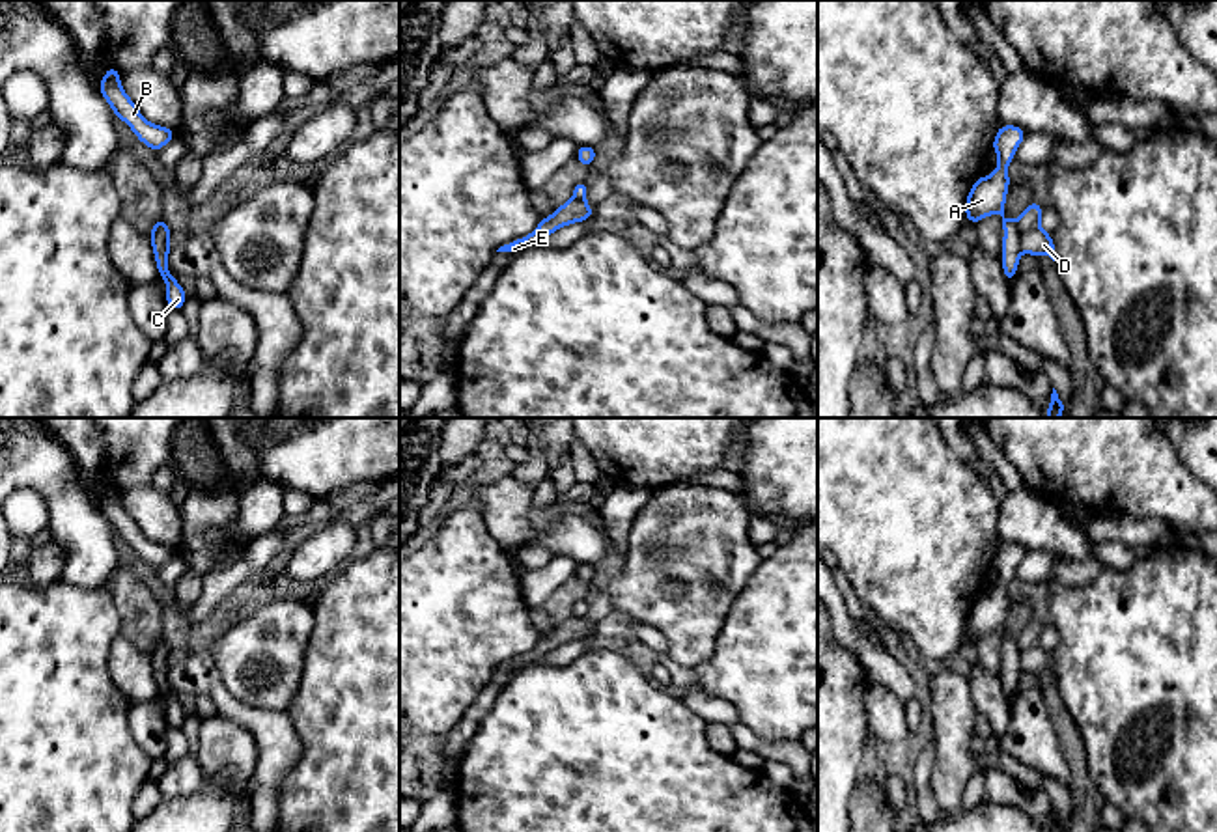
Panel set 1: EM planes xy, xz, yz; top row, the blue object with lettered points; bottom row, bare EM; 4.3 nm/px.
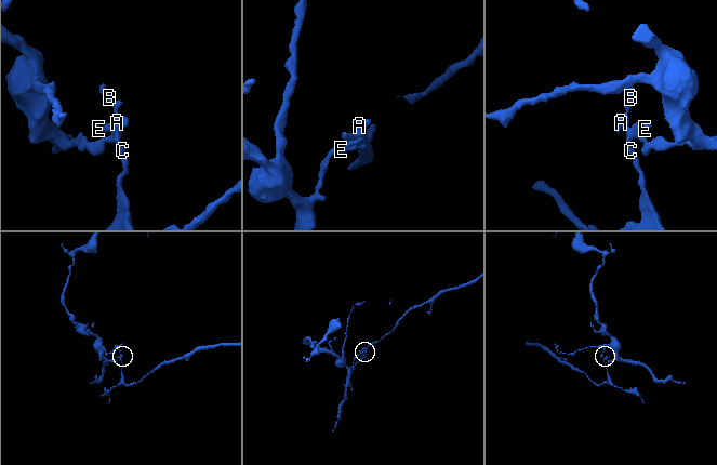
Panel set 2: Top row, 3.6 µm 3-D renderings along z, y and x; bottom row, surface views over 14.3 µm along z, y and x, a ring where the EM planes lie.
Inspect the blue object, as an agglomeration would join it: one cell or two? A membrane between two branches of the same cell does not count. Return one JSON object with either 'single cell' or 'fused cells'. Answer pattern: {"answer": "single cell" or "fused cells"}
{"answer": "fused cells"}

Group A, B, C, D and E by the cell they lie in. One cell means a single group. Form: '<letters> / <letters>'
A B C / D E

